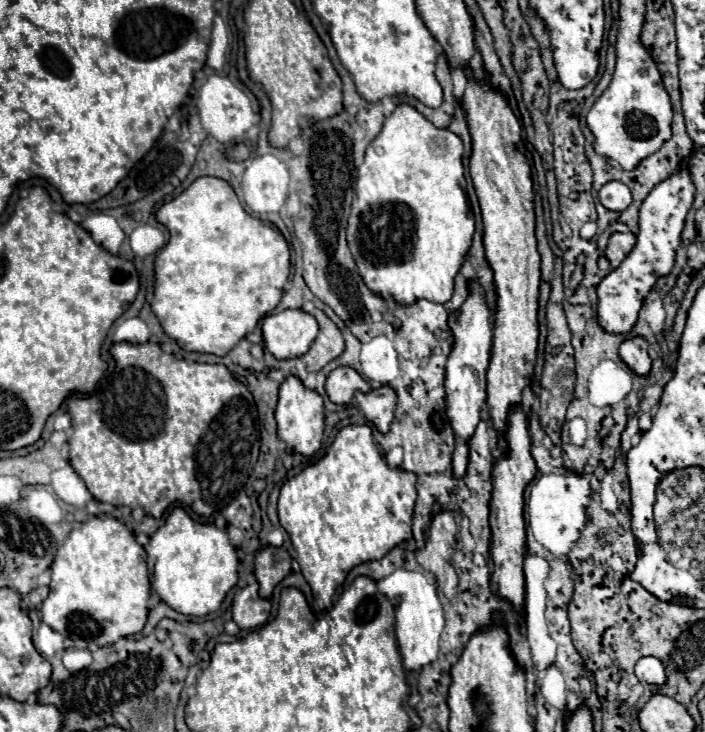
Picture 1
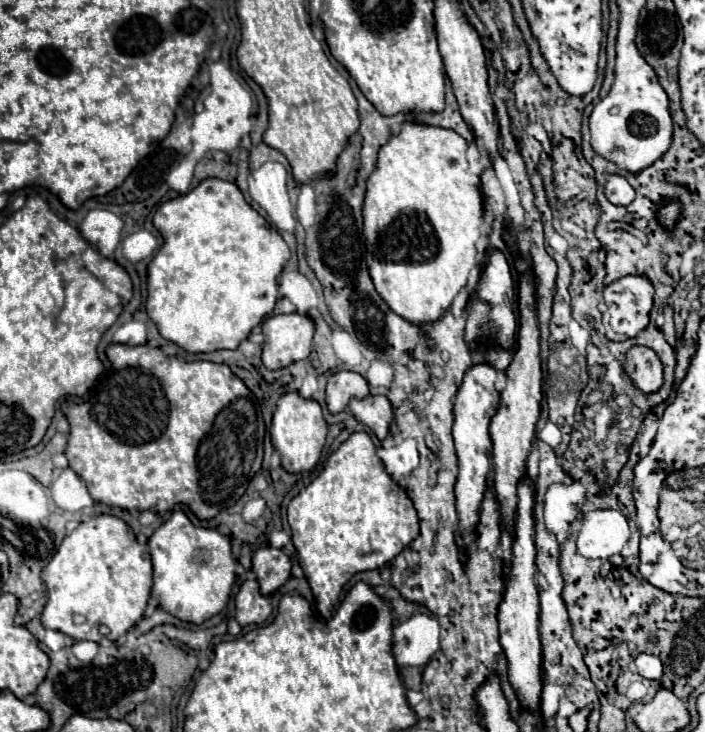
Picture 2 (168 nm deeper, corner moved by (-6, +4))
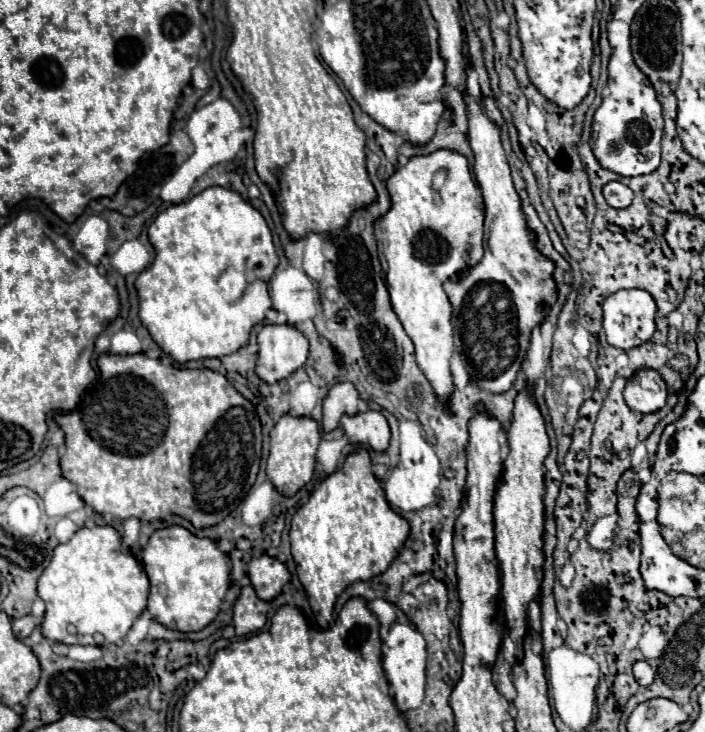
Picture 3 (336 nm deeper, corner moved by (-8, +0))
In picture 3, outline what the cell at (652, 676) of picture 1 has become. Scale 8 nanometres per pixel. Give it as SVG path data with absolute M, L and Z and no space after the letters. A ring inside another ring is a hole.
M636 662L634 664L634 678L640 686L650 686L654 680L654 670L648 666L648 662Z

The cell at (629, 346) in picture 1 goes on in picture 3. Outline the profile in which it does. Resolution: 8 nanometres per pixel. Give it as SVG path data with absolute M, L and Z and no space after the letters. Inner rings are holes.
M638 370L626 384L624 400L640 414L650 414L666 406L666 382L656 370Z

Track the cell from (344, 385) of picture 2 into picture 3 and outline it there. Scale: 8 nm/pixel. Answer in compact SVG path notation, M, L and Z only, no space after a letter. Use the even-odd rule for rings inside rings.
M350 382L334 384L324 398L324 414L322 414L324 432L336 430L342 414L350 414L350 416L358 414L358 400L360 394Z

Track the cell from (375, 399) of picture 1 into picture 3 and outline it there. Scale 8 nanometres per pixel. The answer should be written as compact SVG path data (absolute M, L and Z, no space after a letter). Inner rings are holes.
M368 410L368 412L356 414L352 418L342 416L340 428L348 436L350 444L370 446L374 452L384 452L388 448L390 428L388 428L386 418L376 410Z

